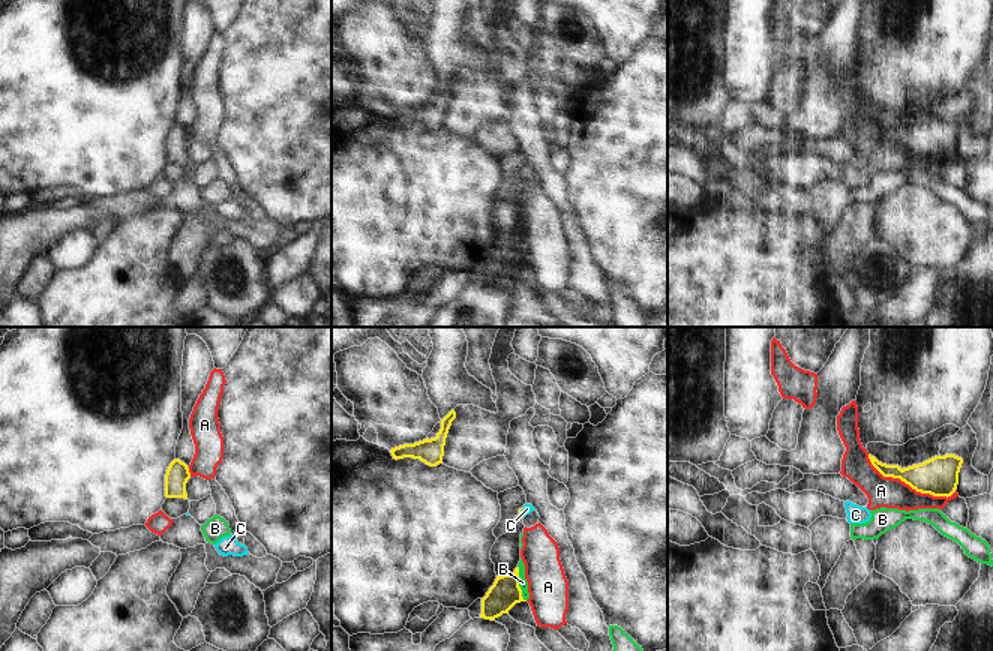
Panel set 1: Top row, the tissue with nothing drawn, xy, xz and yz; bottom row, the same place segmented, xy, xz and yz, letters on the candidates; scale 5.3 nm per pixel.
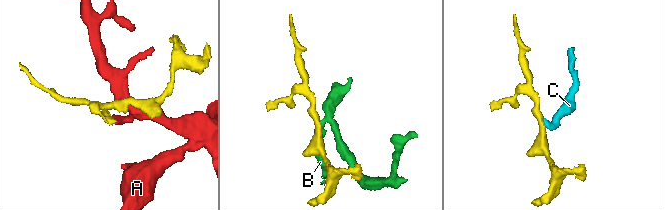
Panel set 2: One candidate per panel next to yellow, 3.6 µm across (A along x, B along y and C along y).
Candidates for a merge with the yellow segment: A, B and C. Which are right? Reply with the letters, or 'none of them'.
C

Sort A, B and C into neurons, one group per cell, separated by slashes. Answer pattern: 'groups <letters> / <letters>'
groups A / B / C

